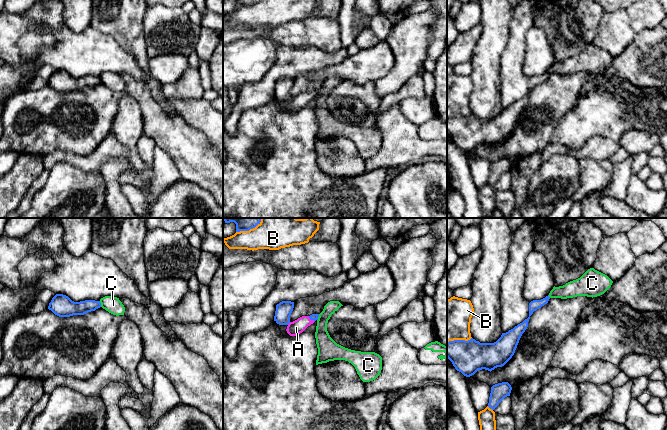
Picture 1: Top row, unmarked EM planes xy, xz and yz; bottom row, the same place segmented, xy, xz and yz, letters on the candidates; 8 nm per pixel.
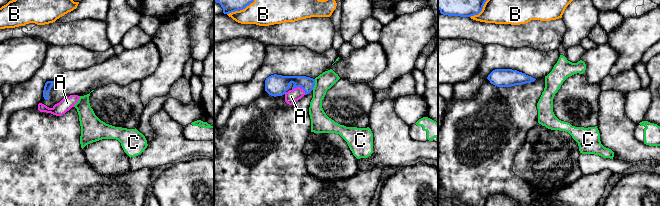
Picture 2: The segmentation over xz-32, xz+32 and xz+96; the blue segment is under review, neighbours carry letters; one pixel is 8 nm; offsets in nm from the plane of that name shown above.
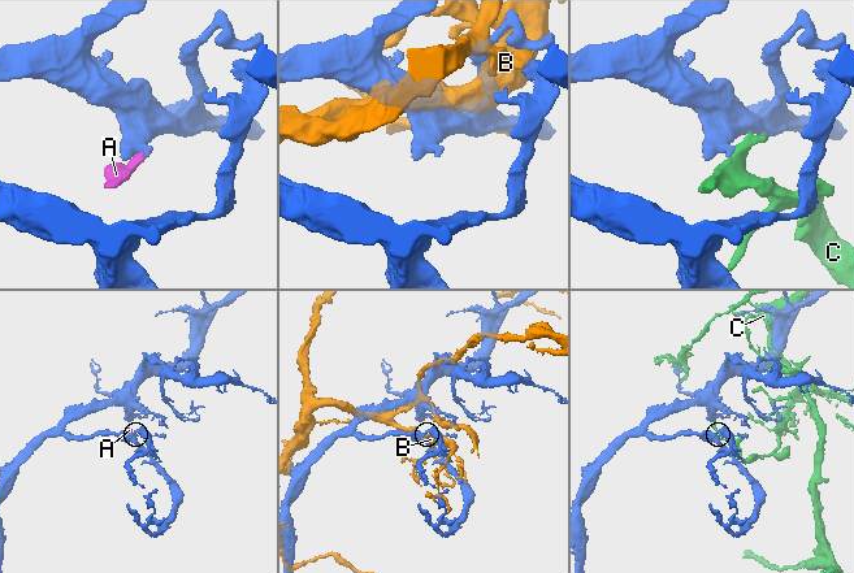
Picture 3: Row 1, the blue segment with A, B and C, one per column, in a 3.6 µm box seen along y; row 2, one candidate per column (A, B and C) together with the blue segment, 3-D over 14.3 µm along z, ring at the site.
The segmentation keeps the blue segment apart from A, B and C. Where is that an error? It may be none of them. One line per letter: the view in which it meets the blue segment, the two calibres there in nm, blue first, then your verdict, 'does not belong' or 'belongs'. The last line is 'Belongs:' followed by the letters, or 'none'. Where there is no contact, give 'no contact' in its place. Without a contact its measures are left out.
A: contact in xz; calibres 130 and 120 nm; belongs
B: contact in xz; calibres 190 and 320 nm; does not belong
C: contact in xy; calibres 120 and 140 nm; does not belong
Belongs: A

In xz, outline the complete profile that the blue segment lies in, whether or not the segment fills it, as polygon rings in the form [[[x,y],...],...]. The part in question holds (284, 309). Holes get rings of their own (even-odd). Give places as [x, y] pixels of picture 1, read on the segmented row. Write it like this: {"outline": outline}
{"outline": [[[282,301],[276,305],[274,321],[279,325],[287,326],[287,333],[290,336],[296,336],[302,333],[308,326],[318,320],[319,314],[312,314],[310,316],[302,316],[297,320],[291,322],[290,316],[294,308],[294,302]]]}

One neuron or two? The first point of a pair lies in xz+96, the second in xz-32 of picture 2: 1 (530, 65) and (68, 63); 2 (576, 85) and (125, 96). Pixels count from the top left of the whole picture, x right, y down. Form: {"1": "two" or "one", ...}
{"1": "one", "2": "one"}

